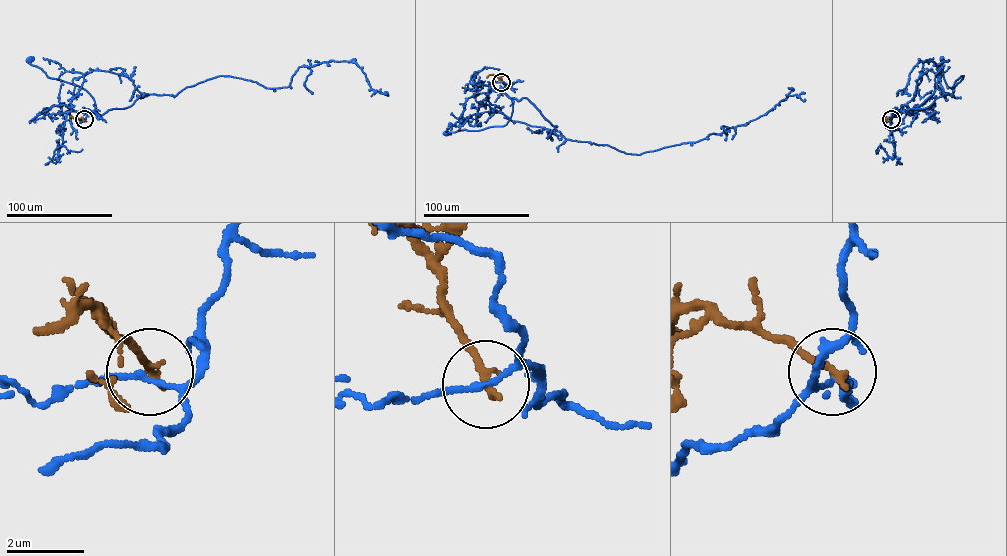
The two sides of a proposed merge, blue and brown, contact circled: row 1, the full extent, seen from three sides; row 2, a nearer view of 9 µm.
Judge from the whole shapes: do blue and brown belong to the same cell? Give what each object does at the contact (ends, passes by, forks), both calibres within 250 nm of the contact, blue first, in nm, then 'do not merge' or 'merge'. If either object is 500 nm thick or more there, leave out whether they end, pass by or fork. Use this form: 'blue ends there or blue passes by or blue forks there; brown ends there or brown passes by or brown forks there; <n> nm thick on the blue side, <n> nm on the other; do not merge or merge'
blue passes by; brown ends there; 140 nm thick on the blue side, 220 nm on the other; do not merge

